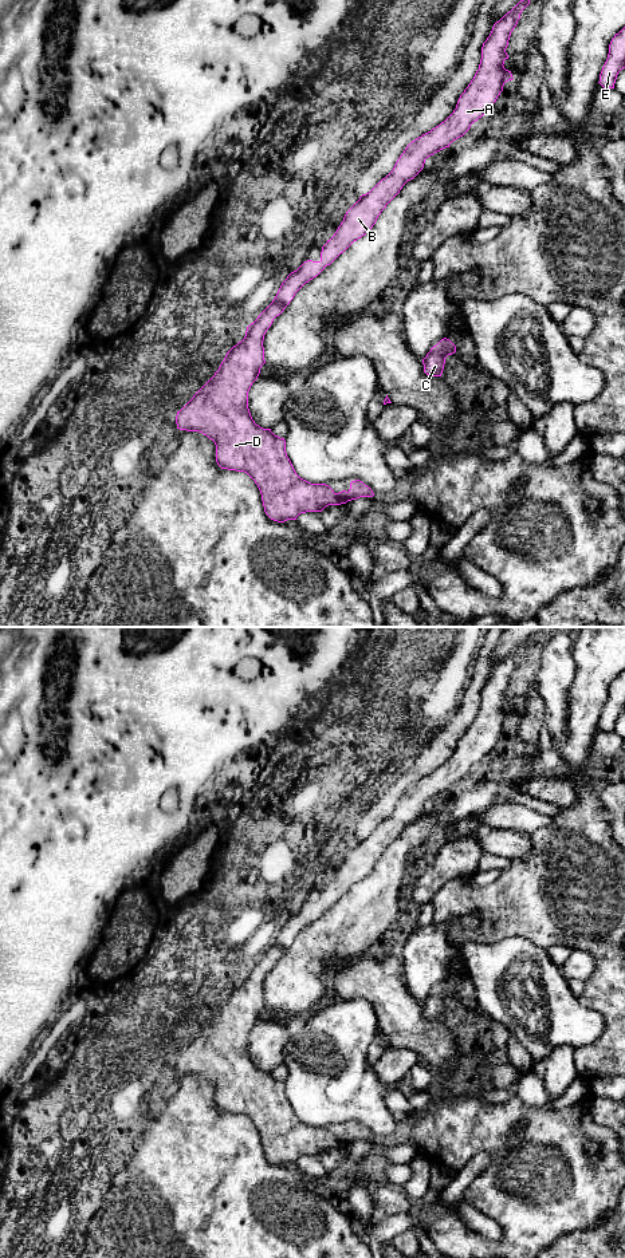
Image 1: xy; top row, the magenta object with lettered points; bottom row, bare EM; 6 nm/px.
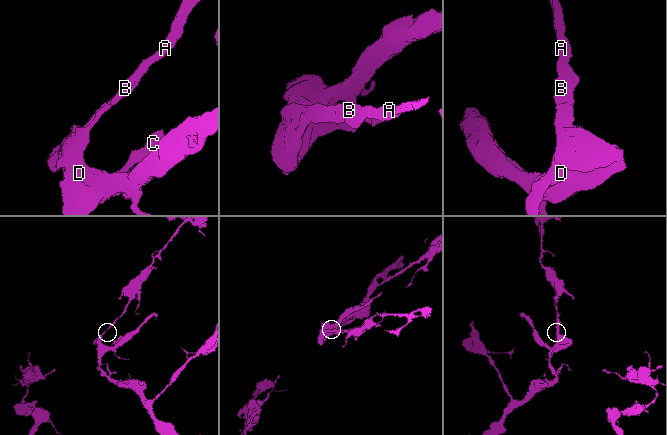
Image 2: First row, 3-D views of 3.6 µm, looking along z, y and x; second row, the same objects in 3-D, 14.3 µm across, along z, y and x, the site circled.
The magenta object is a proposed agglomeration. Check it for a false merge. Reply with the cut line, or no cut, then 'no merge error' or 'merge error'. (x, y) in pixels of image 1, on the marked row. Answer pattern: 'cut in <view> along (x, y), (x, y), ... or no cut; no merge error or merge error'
no cut; no merge error

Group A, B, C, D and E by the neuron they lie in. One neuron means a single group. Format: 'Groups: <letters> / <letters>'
Groups: A B C D E

